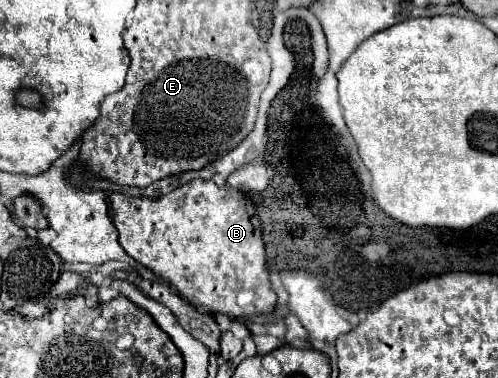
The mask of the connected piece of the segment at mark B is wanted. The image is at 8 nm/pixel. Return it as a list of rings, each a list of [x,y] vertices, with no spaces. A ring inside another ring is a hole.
[[[193,179],[155,201],[111,195],[109,215],[127,255],[167,279],[193,307],[233,317],[265,315],[275,309],[277,297],[265,269],[259,217],[241,191]]]

